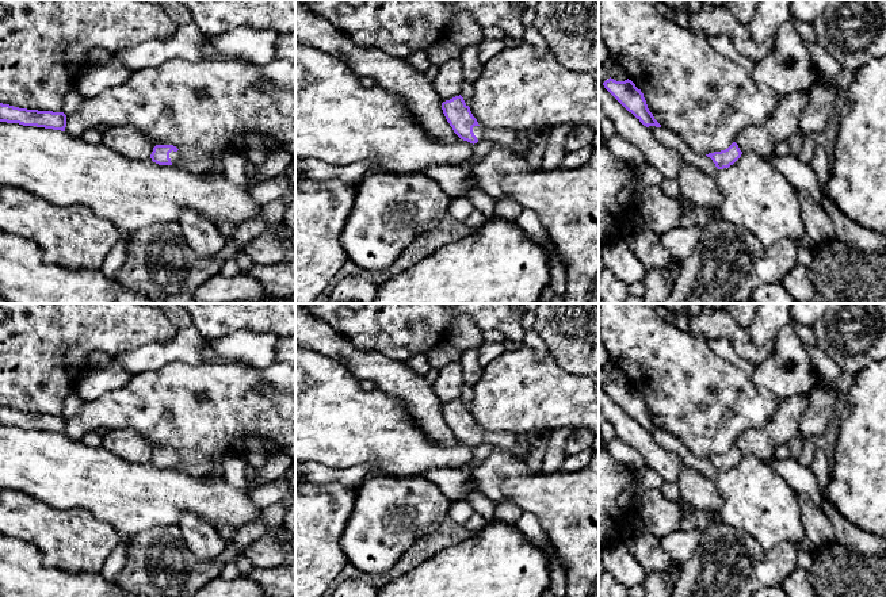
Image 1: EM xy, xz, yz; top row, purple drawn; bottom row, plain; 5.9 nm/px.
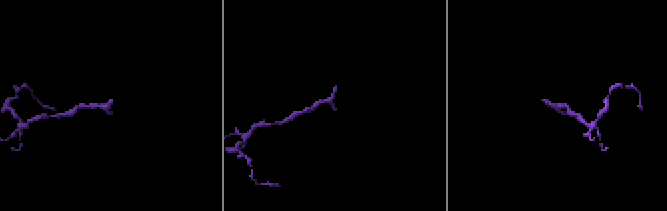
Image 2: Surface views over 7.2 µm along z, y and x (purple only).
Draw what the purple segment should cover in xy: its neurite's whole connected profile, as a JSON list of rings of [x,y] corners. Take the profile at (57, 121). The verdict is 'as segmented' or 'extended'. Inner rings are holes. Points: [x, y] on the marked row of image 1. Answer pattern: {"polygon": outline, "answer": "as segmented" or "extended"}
{"polygon": [[[0,103],[0,122],[65,131],[66,115],[64,112],[27,110]]], "answer": "as segmented"}

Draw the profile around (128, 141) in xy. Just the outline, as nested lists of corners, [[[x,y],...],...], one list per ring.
[[[131,126],[107,127],[102,143],[131,160],[148,160],[156,146],[146,135]]]

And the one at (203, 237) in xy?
[[[182,208],[177,223],[190,248],[201,257],[215,256],[226,245],[219,229],[192,208]]]

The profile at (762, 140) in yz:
[[[805,92],[784,96],[763,125],[742,129],[734,142],[741,152],[751,152],[768,158],[775,153],[775,146],[779,142],[787,141],[793,133],[801,129],[805,106]]]

